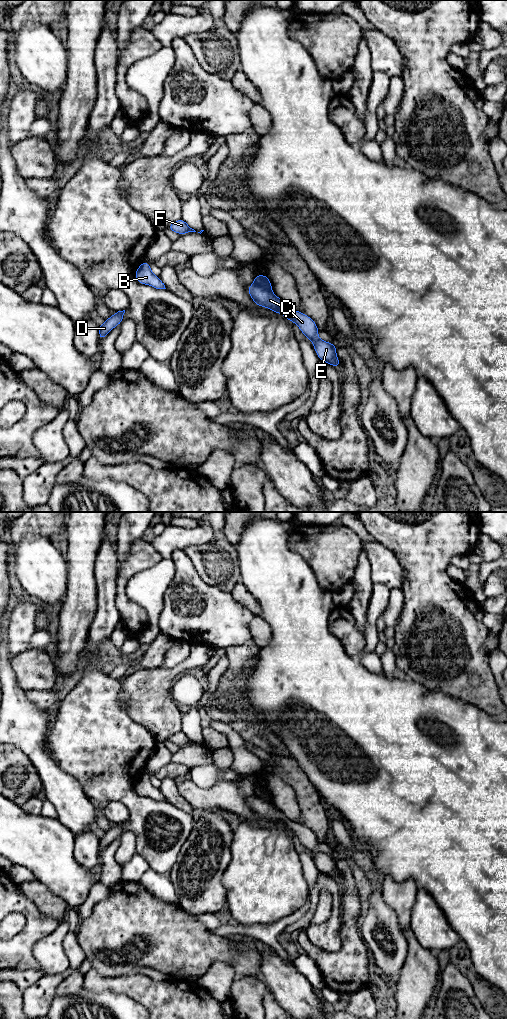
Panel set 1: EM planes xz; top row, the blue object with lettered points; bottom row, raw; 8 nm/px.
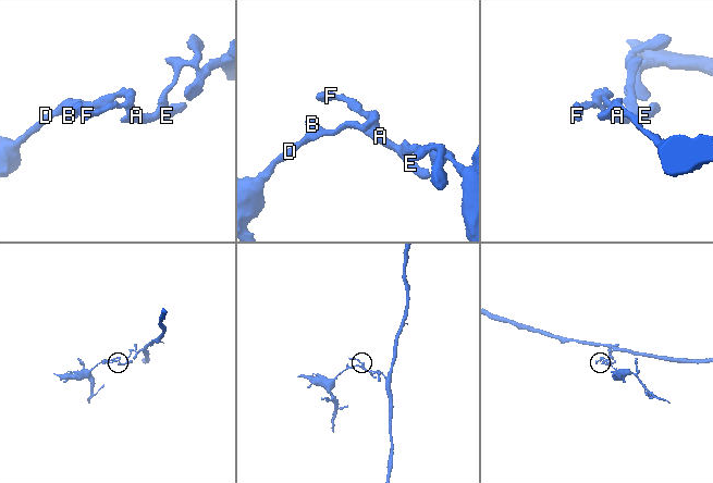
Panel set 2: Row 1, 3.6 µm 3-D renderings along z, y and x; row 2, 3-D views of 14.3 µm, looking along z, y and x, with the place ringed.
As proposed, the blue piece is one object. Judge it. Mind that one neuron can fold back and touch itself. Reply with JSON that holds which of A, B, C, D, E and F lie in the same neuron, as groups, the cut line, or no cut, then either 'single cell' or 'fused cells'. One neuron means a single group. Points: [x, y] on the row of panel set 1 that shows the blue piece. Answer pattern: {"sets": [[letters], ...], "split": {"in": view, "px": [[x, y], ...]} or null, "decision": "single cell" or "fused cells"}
{"sets": [["A", "C", "E"], ["B", "D", "F"]], "split": {"in": "xz", "px": [[254, 282], [265, 289], [271, 290]]}, "decision": "fused cells"}

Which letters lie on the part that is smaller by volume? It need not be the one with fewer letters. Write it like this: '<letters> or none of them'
B, D, F

